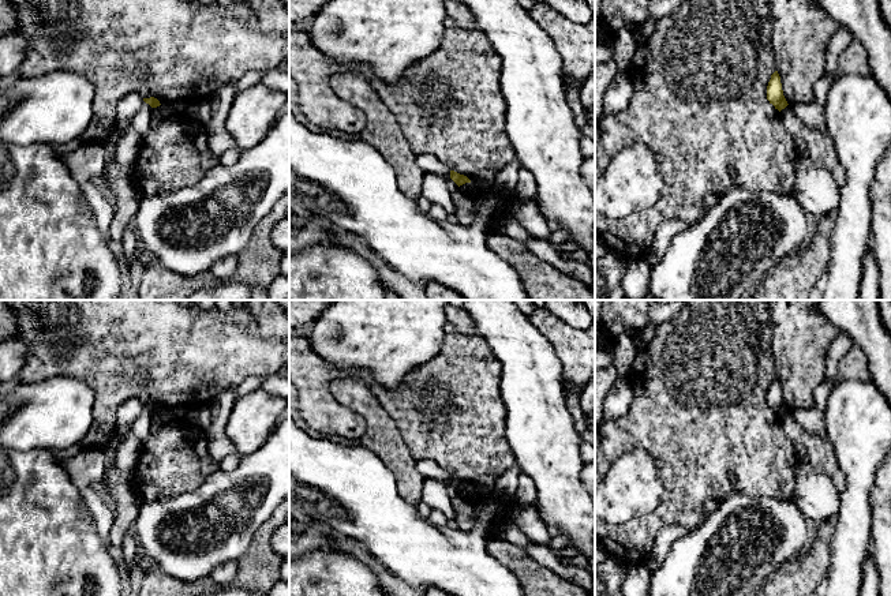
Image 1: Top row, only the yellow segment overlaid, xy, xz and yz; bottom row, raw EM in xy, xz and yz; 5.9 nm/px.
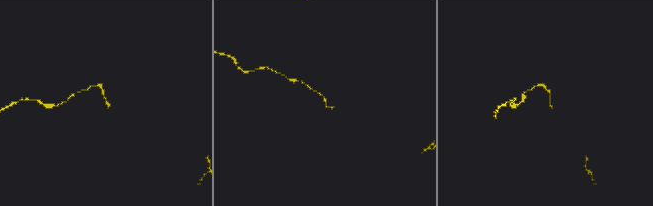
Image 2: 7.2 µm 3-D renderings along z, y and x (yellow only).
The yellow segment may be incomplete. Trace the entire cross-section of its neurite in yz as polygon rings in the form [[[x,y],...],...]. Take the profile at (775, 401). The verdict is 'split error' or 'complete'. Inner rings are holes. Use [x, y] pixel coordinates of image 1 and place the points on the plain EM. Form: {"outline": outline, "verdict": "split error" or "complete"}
{"outline": [[[778,376],[771,381],[771,385],[767,391],[767,405],[775,412],[779,417],[785,415],[789,409],[783,401],[780,382]]], "verdict": "complete"}

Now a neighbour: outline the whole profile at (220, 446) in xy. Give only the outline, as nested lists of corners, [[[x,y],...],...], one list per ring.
[[[228,387],[218,393],[213,400],[211,423],[206,431],[209,439],[209,451],[213,460],[220,465],[231,454],[237,453],[225,434],[225,427],[236,401],[236,387]]]

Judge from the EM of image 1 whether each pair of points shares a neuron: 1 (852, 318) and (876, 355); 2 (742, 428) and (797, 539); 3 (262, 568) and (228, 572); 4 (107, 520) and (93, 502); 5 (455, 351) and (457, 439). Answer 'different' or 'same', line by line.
1: same
2: different
3: different
4: same
5: same

